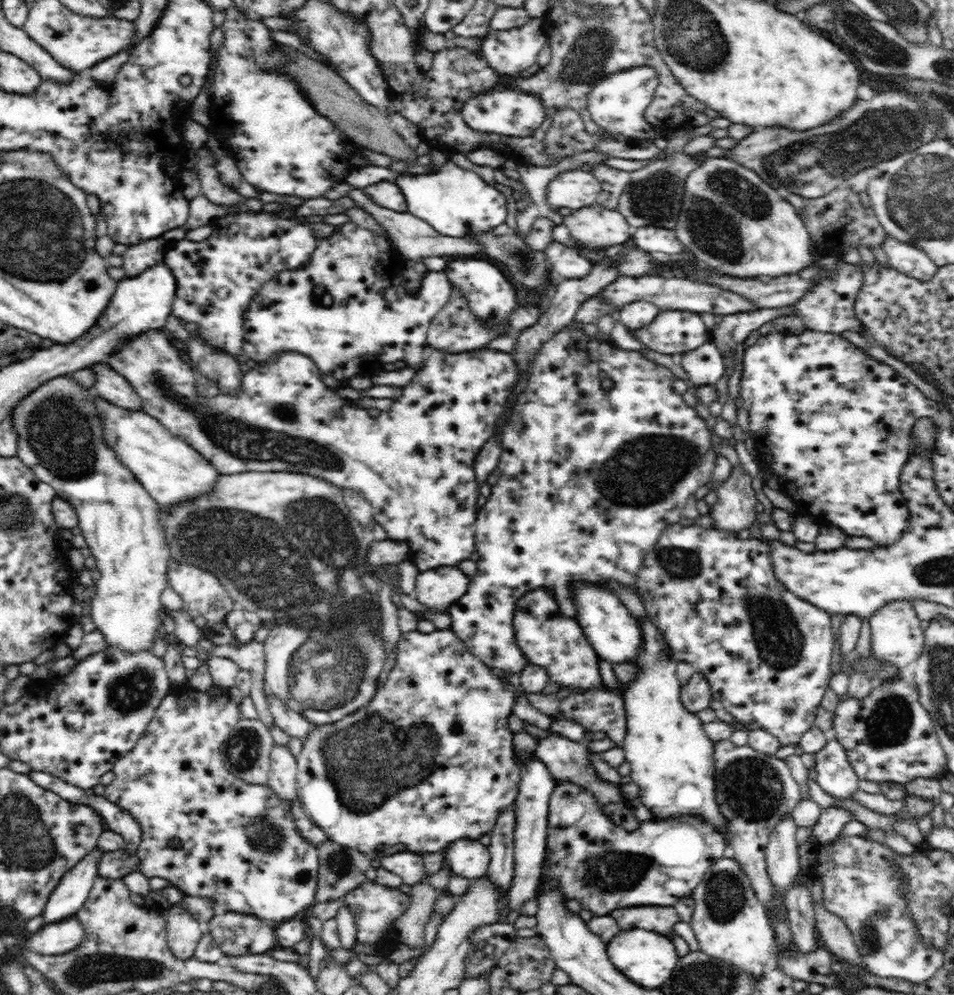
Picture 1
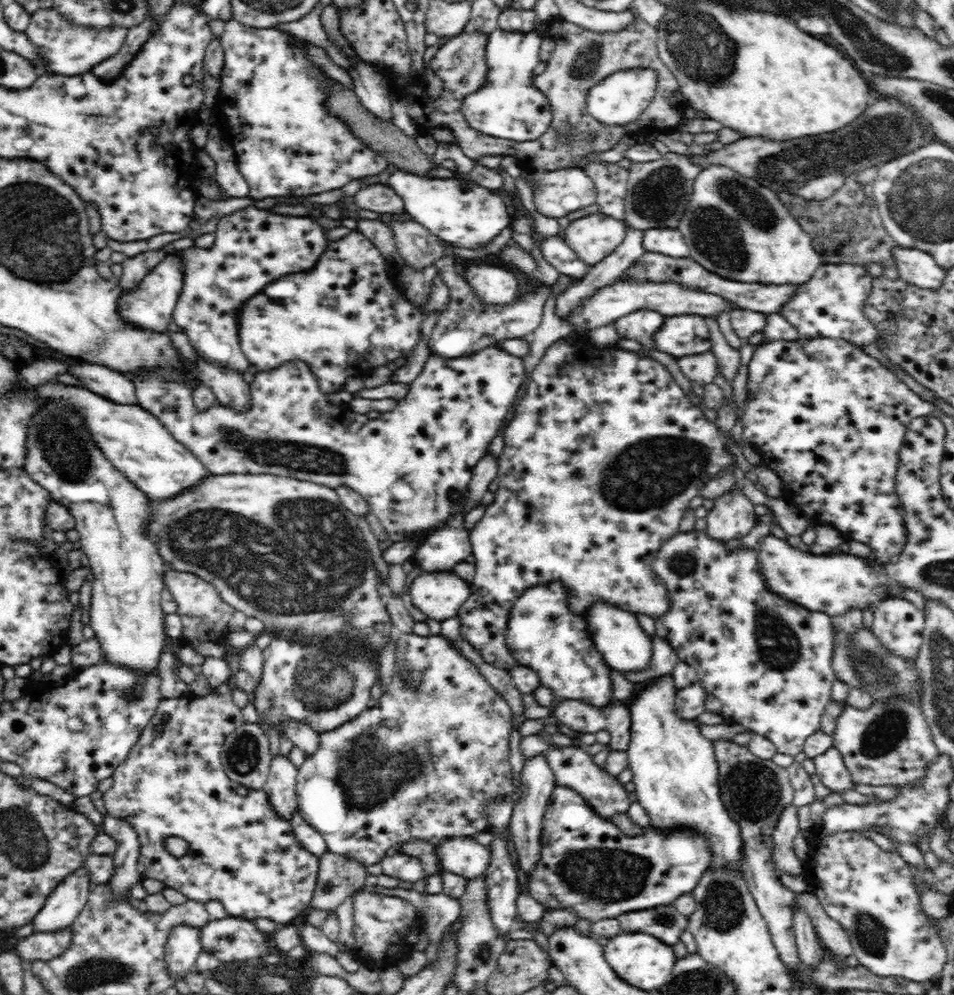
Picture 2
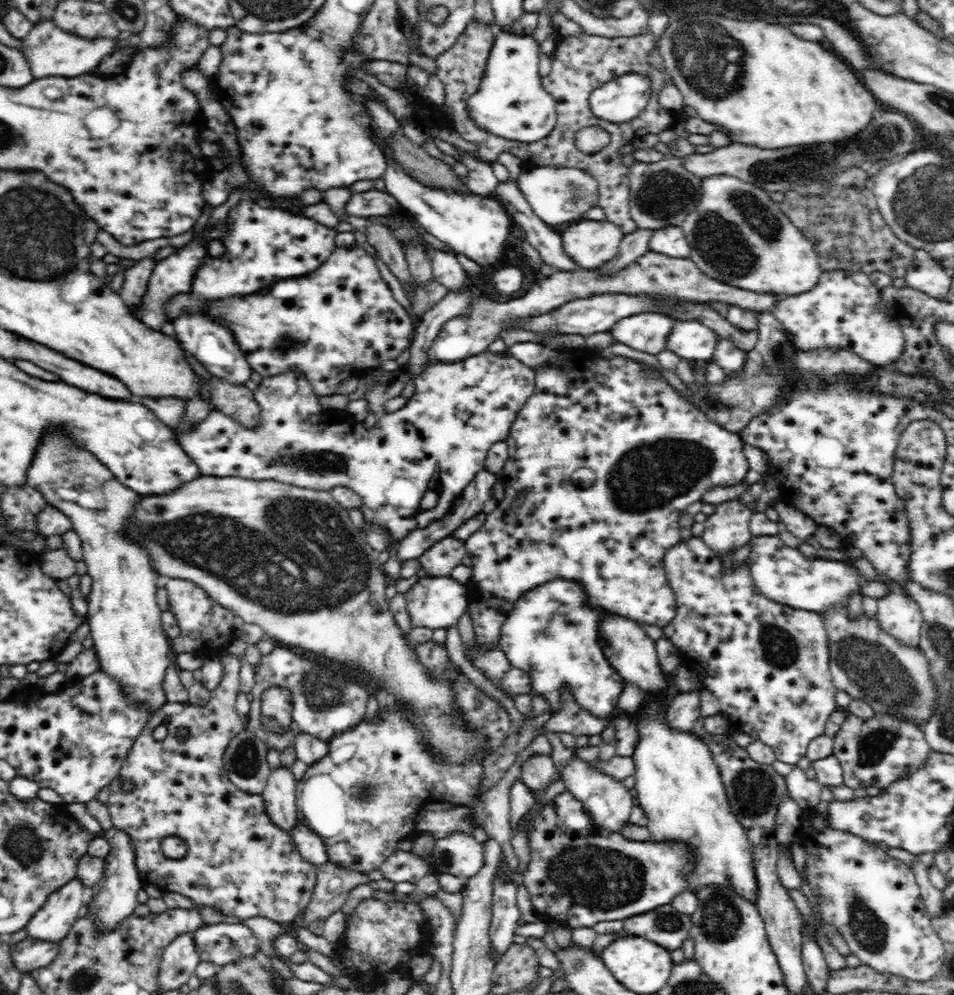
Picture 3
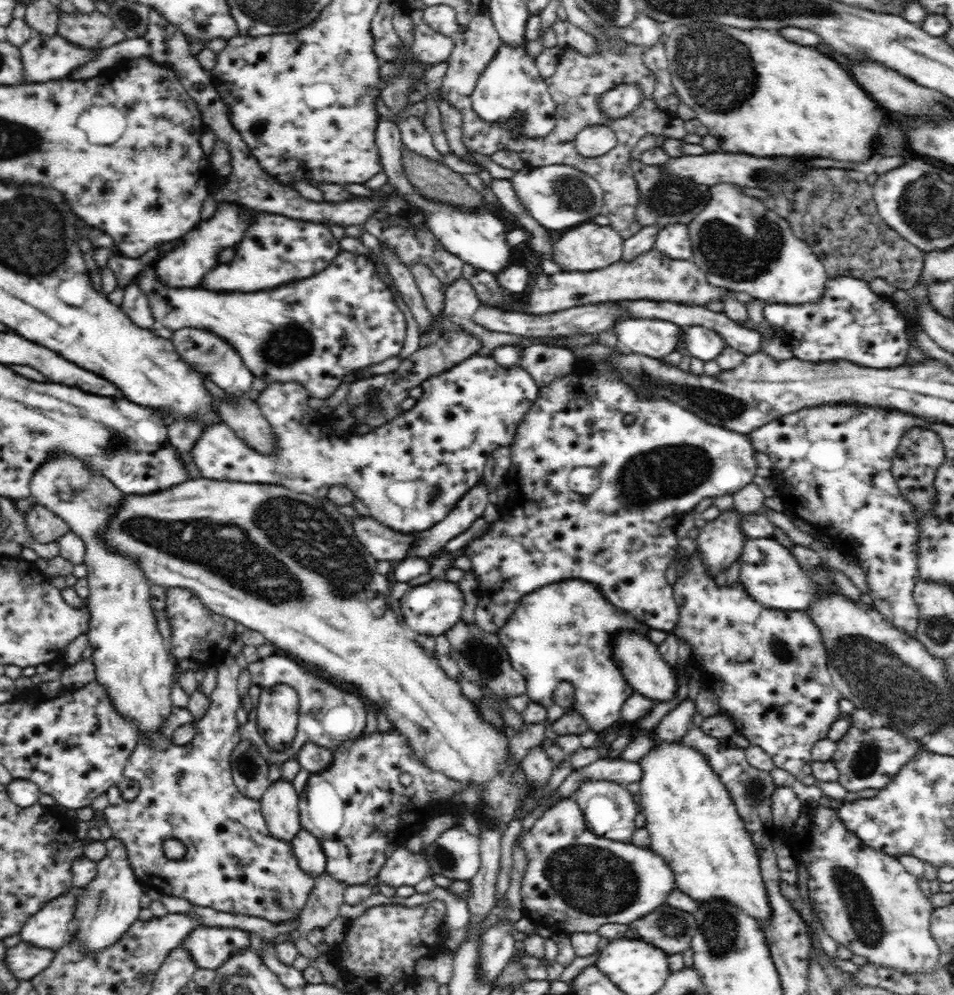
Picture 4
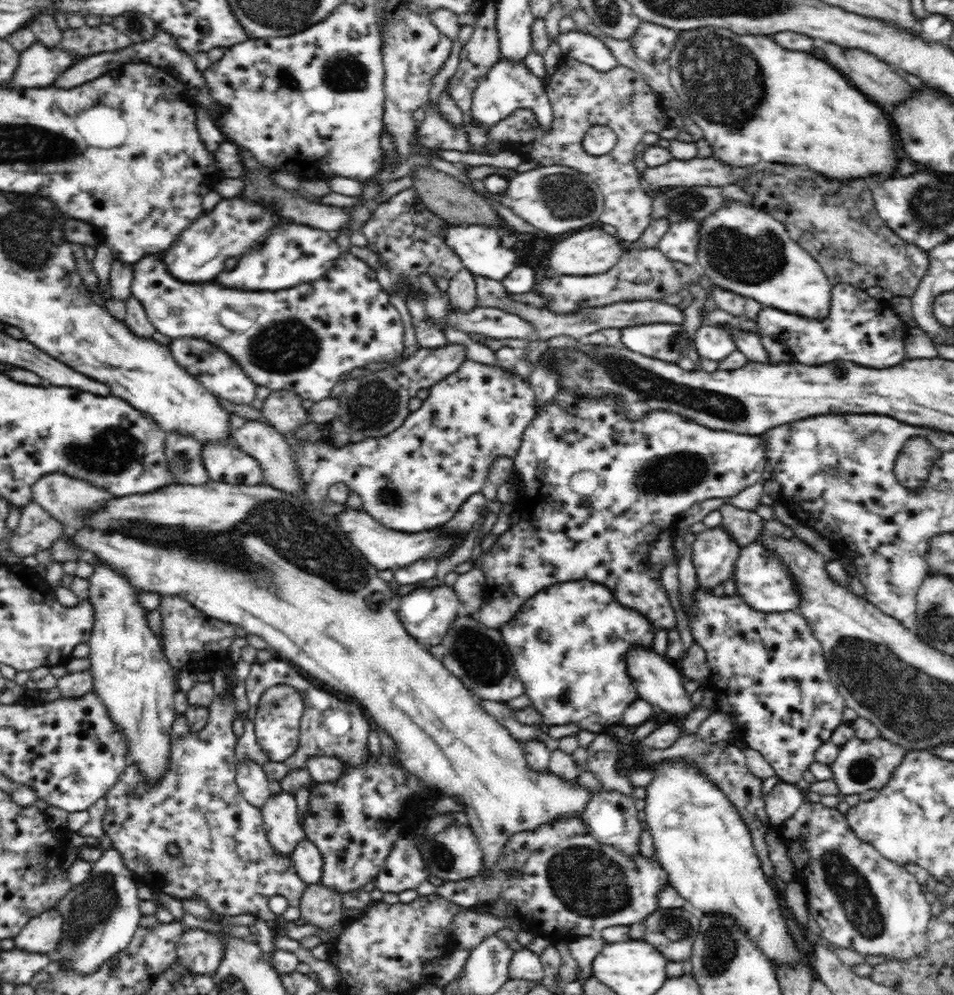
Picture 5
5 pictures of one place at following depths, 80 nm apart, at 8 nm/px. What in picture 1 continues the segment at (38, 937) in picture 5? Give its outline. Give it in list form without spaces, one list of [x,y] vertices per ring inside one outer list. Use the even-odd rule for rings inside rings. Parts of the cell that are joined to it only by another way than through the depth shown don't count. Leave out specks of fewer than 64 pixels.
[[[96,846],[60,880],[42,912],[44,925],[64,920],[68,916],[77,916],[86,903],[92,886],[100,877],[98,864],[104,854],[106,853]]]

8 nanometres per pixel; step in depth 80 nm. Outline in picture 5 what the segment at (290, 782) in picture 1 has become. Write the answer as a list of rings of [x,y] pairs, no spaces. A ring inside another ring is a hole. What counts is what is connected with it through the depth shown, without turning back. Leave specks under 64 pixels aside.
[[[281,790],[276,796],[271,795],[260,809],[270,845],[282,857],[291,857],[299,842],[306,838],[299,823],[295,796]]]

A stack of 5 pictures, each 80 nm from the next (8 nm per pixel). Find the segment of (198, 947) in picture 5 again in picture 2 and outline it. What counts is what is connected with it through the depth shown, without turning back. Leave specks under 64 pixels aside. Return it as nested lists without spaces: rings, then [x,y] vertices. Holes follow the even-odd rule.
[[[228,916],[223,919],[208,921],[200,930],[201,950],[211,952],[226,965],[235,965],[238,961],[253,958],[261,960],[268,950],[273,950],[272,935],[260,933],[251,919],[240,916]]]

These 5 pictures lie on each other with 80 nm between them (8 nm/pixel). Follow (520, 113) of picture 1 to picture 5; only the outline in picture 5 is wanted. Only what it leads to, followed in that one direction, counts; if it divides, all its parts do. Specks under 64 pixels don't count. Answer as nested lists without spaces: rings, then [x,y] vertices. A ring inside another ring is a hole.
[[[499,58],[488,74],[478,80],[478,86],[473,92],[471,115],[475,124],[481,126],[496,126],[503,122],[518,108],[532,110],[539,125],[548,130],[553,121],[553,108],[545,87],[545,80],[536,77],[523,62],[514,62]]]

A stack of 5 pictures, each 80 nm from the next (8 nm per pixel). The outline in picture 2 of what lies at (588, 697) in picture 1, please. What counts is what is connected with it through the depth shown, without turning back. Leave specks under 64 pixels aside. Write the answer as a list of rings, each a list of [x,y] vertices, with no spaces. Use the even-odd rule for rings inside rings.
[[[566,699],[562,701],[553,711],[553,715],[541,719],[523,719],[519,730],[523,736],[538,735],[544,730],[546,724],[557,727],[568,727],[574,732],[583,734],[594,734],[599,730],[608,730],[611,740],[608,744],[610,750],[626,752],[627,742],[630,740],[630,711],[626,703],[618,700],[608,702],[604,708],[596,708],[593,704],[582,702],[581,700]]]

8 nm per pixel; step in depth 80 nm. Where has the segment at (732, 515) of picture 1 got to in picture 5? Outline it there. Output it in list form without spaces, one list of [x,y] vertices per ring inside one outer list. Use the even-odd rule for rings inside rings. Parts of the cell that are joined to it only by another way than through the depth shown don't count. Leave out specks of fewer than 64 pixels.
[[[721,525],[698,533],[691,544],[691,561],[697,583],[706,592],[712,588],[721,589],[734,572],[740,549]]]

